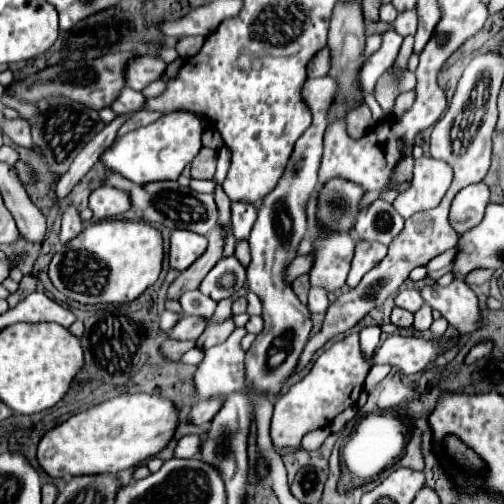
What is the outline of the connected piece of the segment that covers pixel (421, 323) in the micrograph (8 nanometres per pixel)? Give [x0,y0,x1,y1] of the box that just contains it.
[415,305,433,331]

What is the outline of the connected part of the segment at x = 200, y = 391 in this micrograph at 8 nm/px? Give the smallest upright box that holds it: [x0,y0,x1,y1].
[193,327,247,401]

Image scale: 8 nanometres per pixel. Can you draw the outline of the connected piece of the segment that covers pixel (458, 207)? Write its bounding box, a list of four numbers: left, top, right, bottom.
[449,183,489,235]

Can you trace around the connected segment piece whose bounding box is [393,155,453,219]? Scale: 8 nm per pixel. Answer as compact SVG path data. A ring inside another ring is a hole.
M419 157L415 161L411 189L397 195L393 207L407 219L417 211L433 209L439 205L441 197L449 189L453 179L453 169L433 157Z

